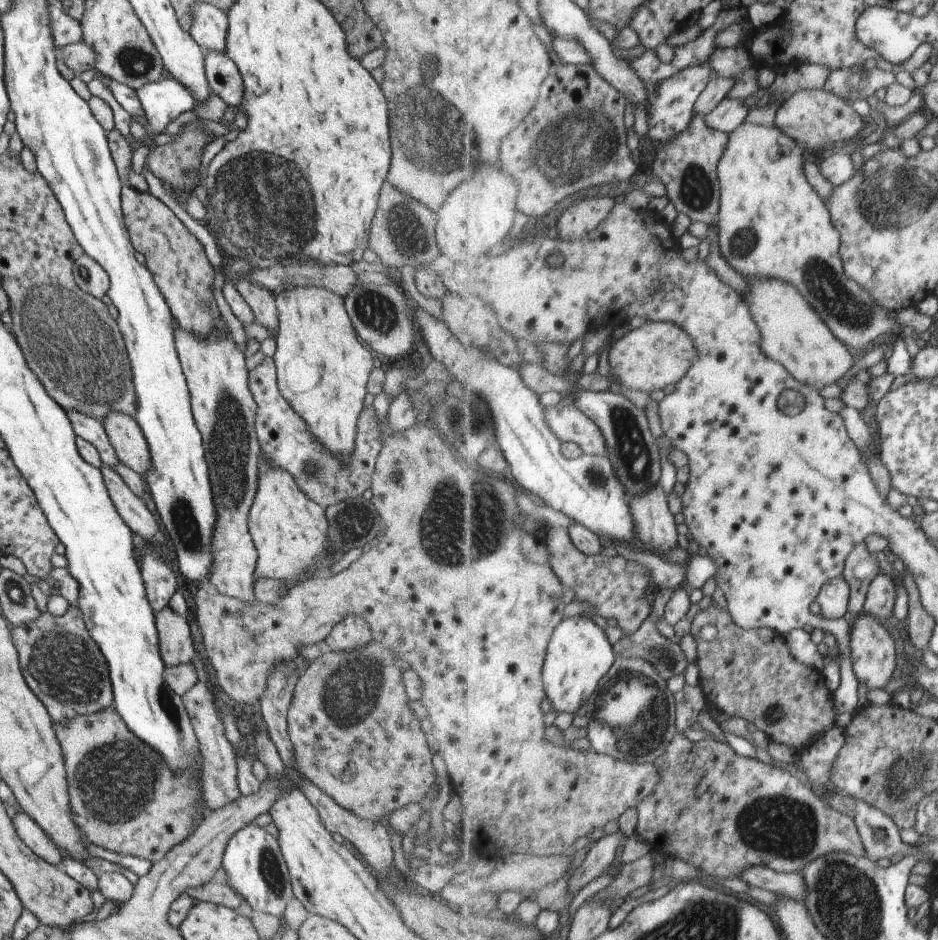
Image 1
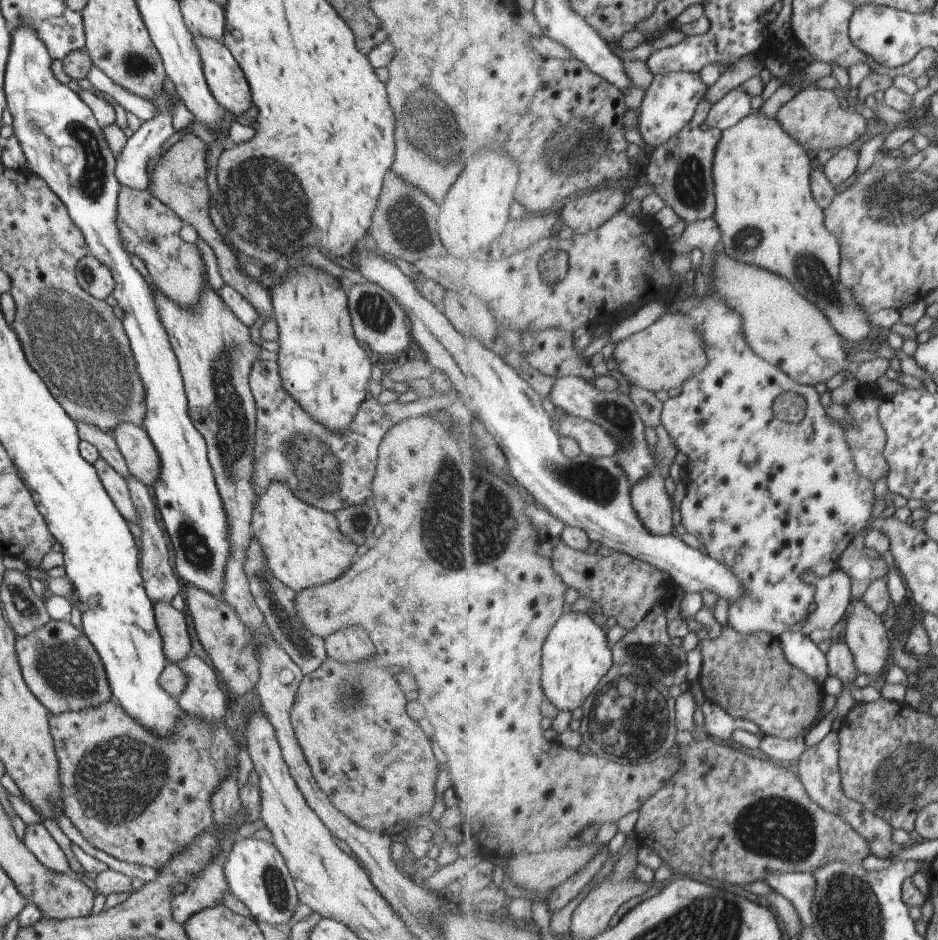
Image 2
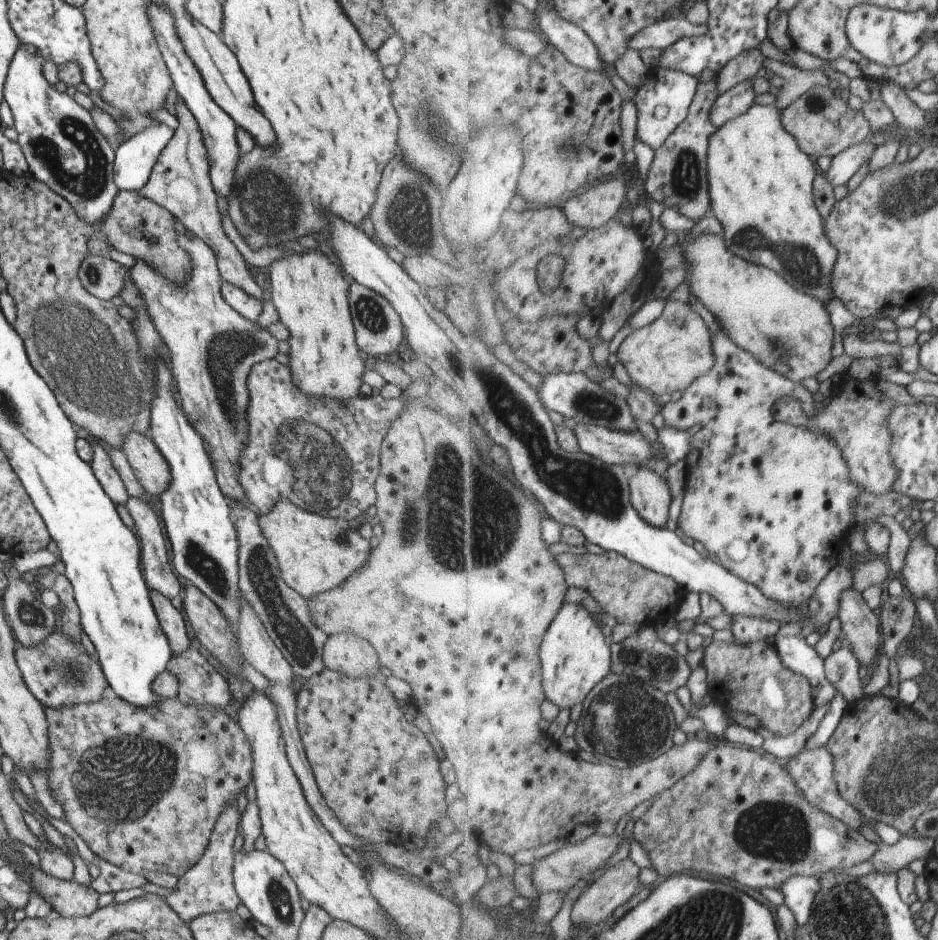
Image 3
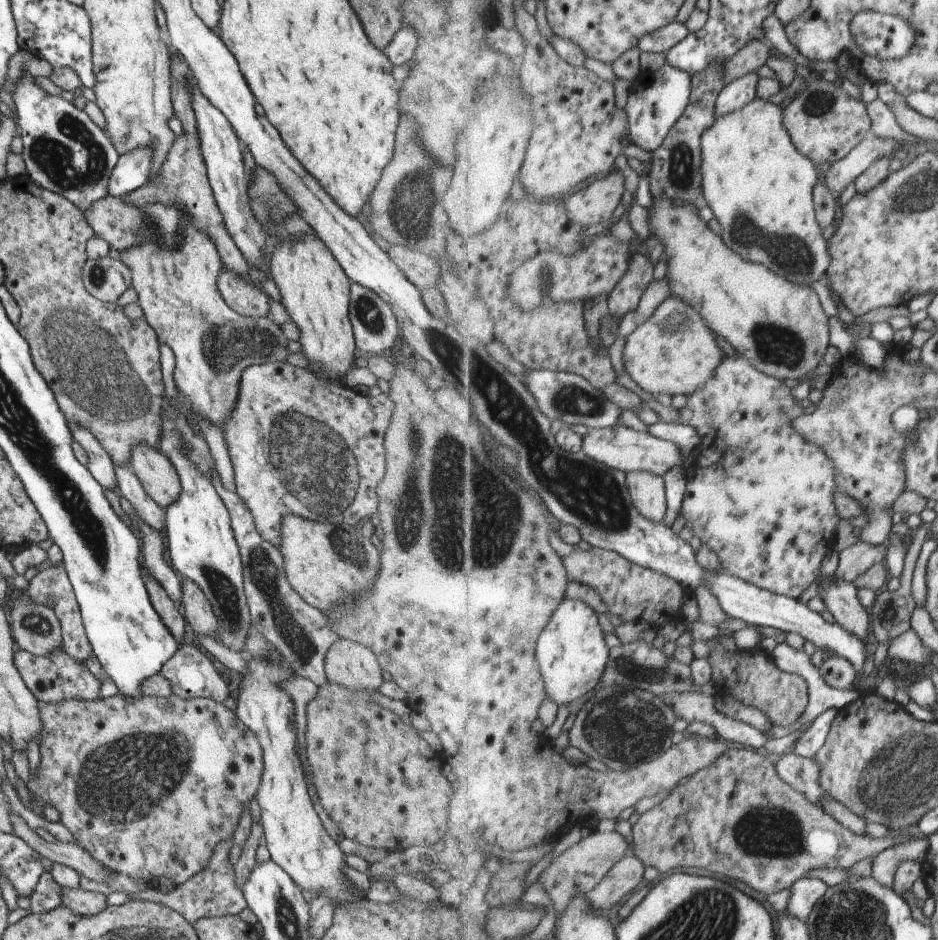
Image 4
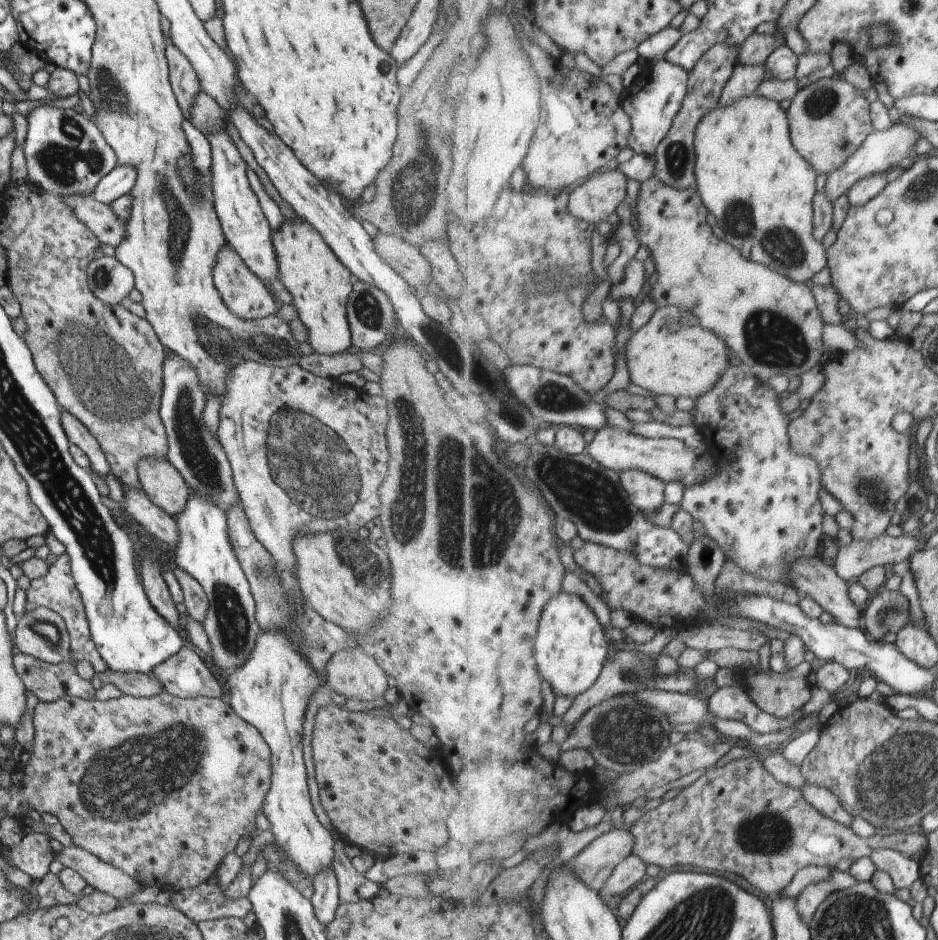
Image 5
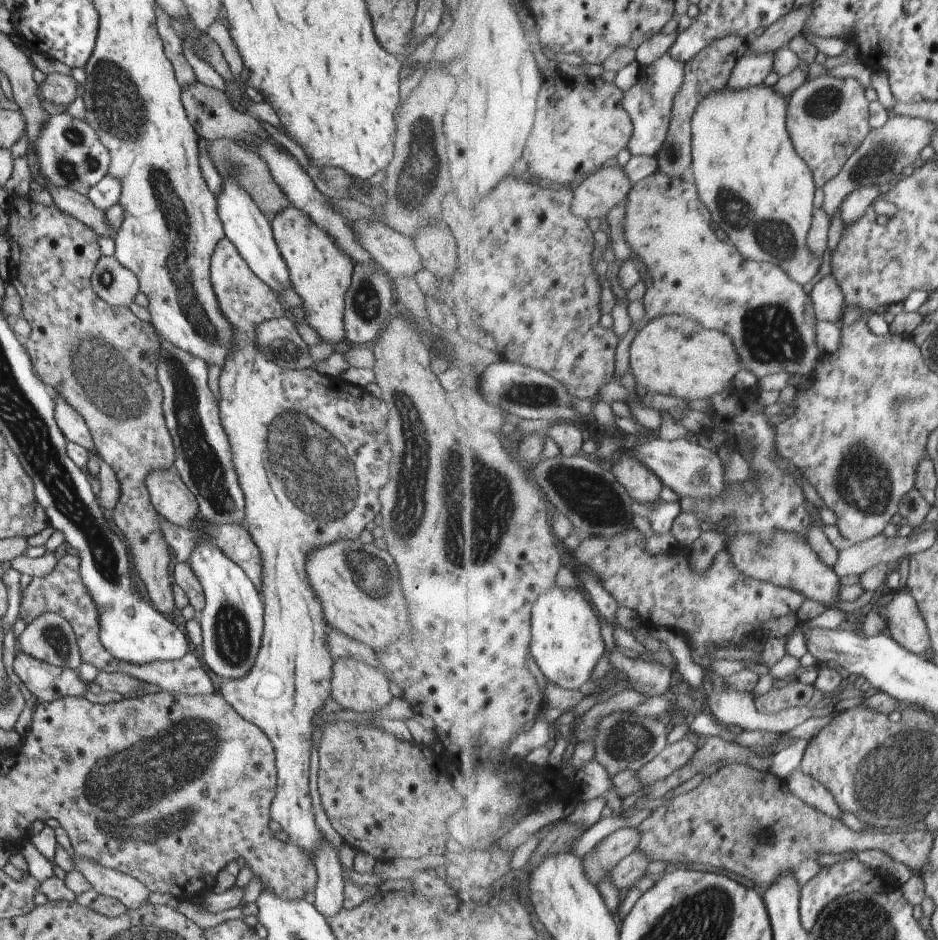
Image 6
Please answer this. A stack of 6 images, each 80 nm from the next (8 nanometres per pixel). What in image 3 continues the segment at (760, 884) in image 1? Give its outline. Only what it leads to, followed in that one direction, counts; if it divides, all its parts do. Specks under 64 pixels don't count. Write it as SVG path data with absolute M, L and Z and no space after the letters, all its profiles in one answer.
M820 876L791 877L780 887L788 908L794 915L797 924L807 924L811 918L813 904L822 892Z

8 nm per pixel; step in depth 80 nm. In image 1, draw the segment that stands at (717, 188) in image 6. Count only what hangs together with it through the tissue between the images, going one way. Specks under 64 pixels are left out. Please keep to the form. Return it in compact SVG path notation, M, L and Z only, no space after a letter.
M743 124L729 135L729 146L719 162L721 208L719 210L720 253L740 276L753 280L783 280L795 286L800 294L819 312L830 330L857 355L867 351L885 332L893 330L898 320L891 318L871 292L859 286L857 280L847 278L840 254L842 236L832 220L830 208L819 192L810 184L803 170L803 147L783 133L777 126Z

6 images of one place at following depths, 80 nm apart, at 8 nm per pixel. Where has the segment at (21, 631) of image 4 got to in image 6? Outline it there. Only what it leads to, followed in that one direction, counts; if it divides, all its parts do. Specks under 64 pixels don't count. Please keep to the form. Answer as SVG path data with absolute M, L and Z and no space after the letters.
M56 613L35 617L25 625L17 644L23 653L54 667L77 671L82 663L71 625Z

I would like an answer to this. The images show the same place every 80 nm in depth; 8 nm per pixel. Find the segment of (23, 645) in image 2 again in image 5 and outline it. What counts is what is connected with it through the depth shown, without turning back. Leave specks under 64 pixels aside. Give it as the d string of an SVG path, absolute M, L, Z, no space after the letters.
M16 653L12 656L12 665L24 688L38 701L50 703L67 695L82 699L94 696L89 681L81 680L73 672L71 663L54 665L25 653Z

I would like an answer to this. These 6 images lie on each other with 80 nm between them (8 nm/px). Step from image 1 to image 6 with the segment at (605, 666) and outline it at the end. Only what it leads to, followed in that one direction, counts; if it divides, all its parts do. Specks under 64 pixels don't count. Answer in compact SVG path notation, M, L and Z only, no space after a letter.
M577 587L547 590L532 608L530 654L547 680L569 690L581 688L593 674L607 646L601 634L601 618L585 594Z

